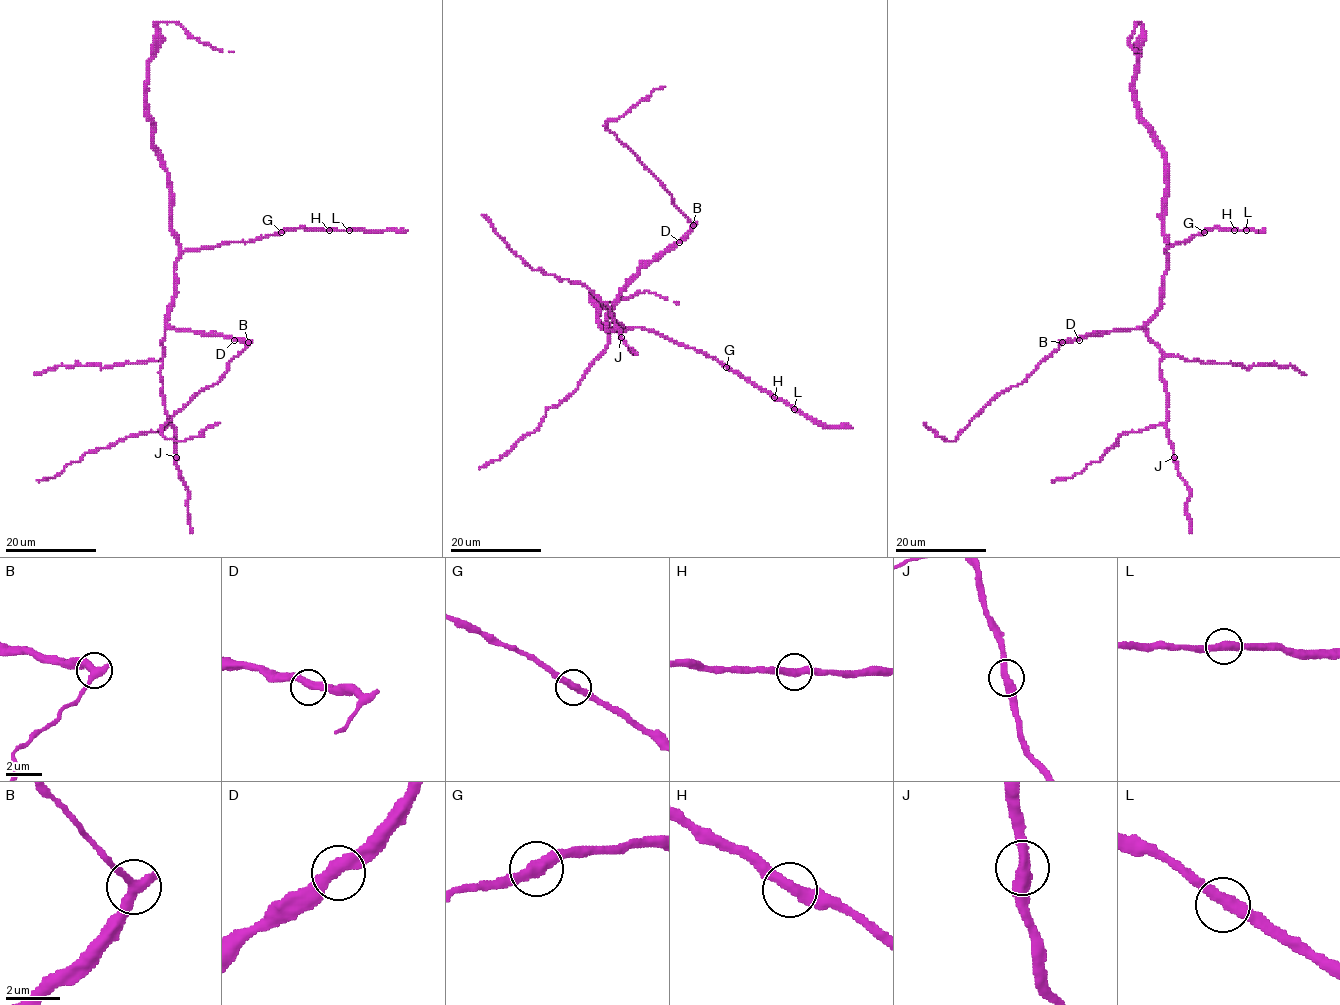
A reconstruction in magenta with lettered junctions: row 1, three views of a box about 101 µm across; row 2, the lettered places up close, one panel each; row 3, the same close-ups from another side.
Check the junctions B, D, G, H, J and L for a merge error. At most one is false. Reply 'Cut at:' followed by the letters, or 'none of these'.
Cut at: none of these

